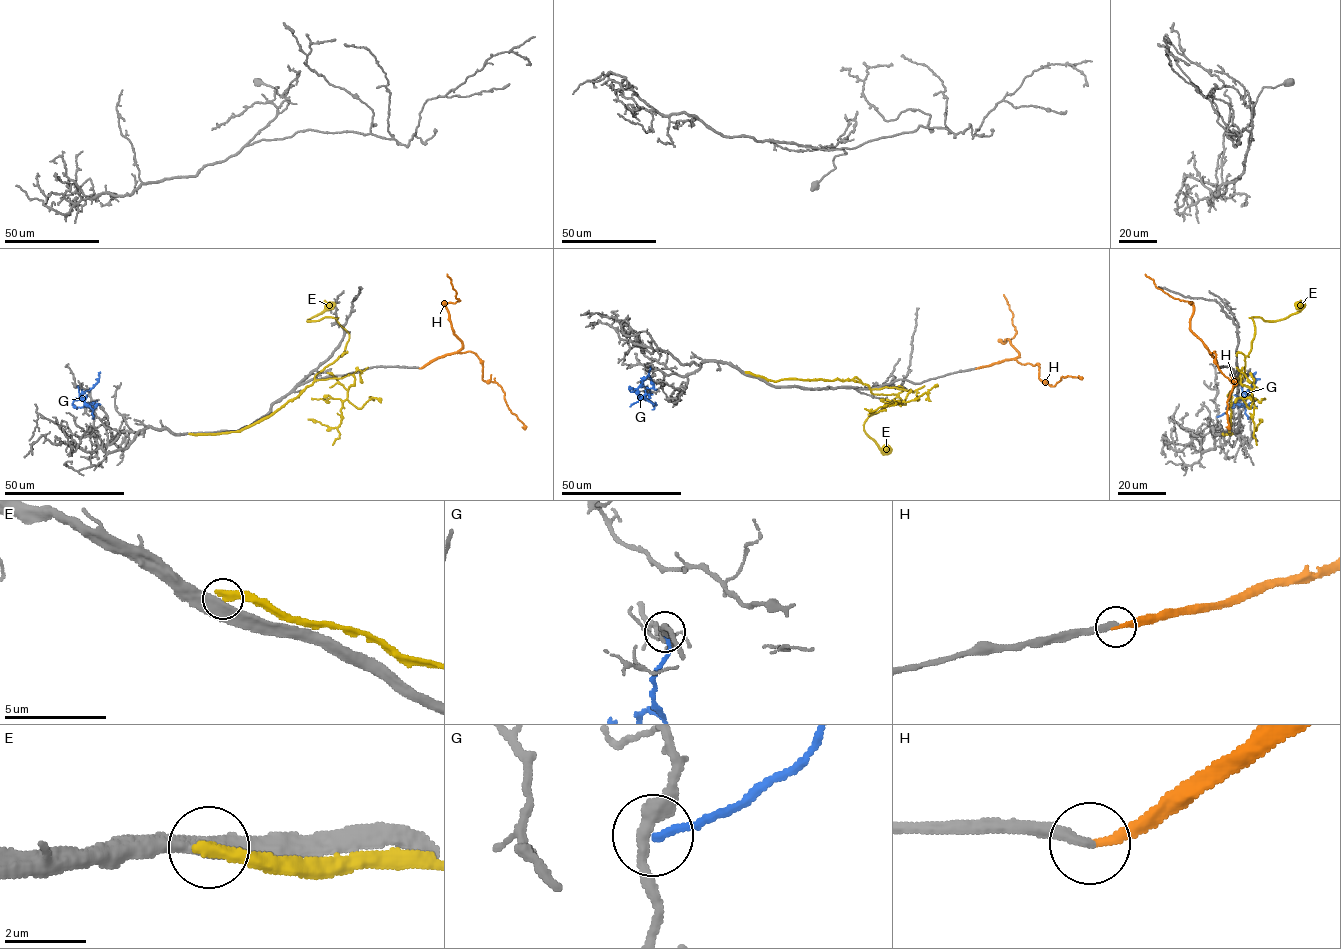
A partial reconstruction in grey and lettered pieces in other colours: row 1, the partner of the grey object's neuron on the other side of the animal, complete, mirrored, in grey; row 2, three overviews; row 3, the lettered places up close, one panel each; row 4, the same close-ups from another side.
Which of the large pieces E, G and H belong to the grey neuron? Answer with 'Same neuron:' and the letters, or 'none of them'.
Same neuron: none of them

